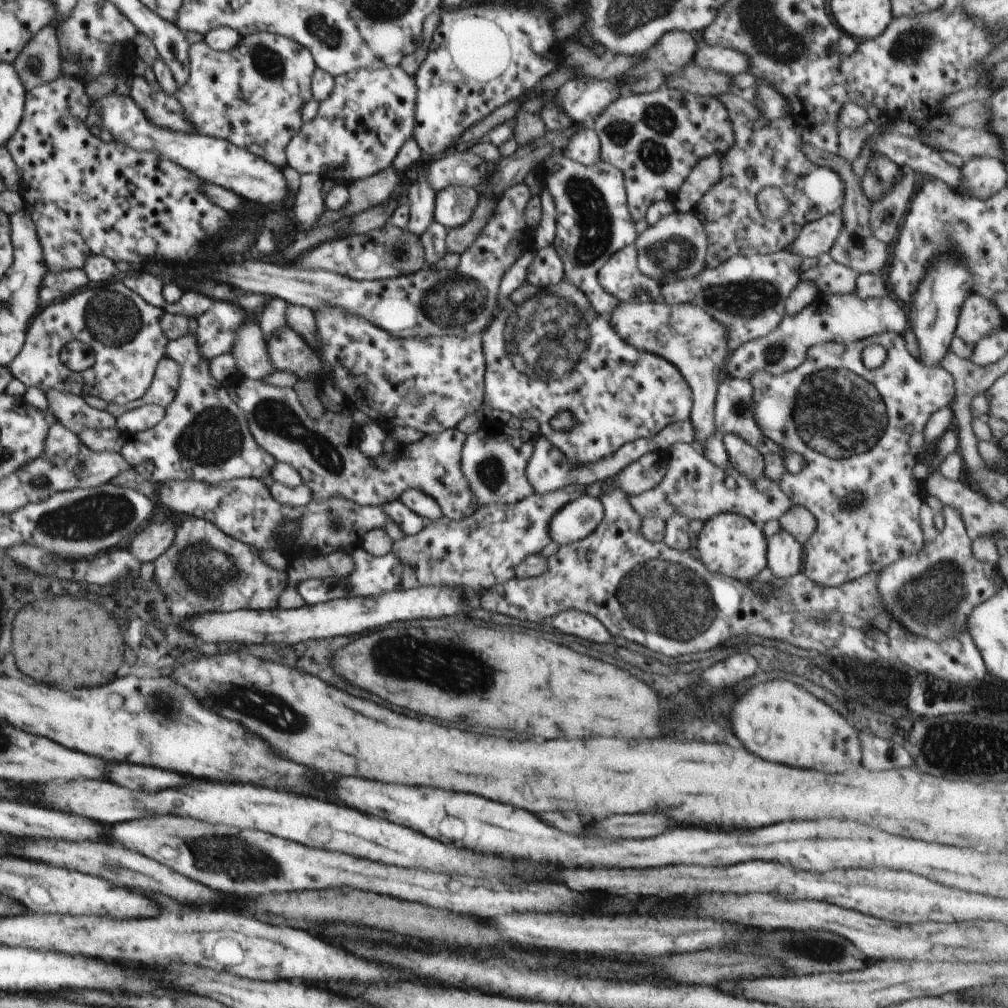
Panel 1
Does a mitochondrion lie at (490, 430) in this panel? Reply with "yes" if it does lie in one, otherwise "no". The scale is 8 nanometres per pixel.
yes

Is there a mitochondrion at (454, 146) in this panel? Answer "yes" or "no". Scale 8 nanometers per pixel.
no

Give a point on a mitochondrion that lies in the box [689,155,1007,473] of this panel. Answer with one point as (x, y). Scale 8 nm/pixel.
(841, 412)

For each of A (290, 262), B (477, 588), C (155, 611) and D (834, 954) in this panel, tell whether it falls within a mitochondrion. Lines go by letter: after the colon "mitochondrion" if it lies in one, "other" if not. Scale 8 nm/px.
A: other
B: other
C: mitochondrion
D: mitochondrion

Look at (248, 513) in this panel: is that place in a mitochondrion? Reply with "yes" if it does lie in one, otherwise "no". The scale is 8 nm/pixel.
no

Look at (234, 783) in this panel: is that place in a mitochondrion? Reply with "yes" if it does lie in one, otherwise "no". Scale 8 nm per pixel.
no

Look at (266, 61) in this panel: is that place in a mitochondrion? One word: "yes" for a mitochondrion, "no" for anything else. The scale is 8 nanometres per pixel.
yes

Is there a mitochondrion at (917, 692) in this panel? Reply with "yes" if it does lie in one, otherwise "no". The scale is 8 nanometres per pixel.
no

